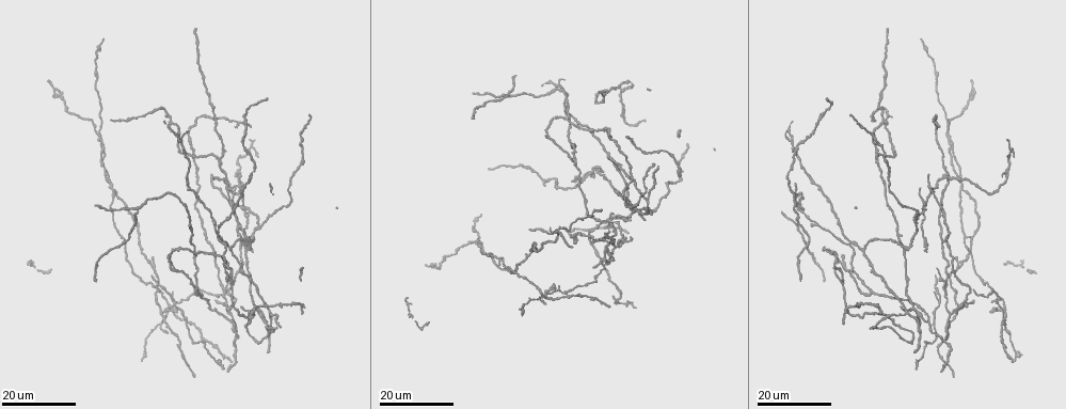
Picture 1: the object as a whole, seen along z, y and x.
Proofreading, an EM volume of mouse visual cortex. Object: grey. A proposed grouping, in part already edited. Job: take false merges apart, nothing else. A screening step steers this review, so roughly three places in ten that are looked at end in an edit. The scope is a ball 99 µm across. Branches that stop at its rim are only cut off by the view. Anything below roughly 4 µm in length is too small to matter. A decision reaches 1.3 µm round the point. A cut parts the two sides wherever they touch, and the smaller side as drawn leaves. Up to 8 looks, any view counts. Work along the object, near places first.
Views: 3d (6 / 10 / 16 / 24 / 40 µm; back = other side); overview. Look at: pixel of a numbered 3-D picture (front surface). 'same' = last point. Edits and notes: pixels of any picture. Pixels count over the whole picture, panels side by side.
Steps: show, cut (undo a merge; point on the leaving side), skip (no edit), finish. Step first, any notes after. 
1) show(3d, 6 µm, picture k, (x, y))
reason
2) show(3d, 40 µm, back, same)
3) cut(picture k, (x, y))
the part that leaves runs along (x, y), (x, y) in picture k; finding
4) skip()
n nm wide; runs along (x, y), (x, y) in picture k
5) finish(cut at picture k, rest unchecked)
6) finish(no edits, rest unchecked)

show(3d, 24 µm, picture 1, (863, 247))
arms part here

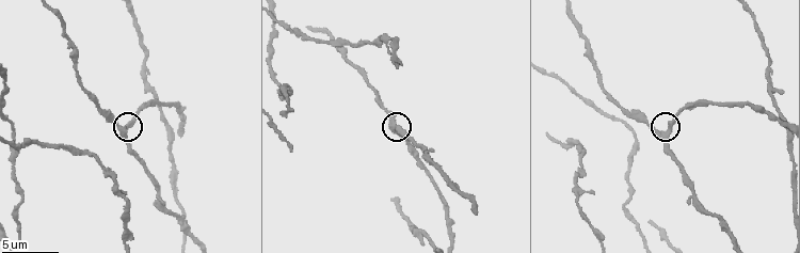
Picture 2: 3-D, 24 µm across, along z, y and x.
show(3d, 10 µm, picture 2, (393, 130))
zoom in

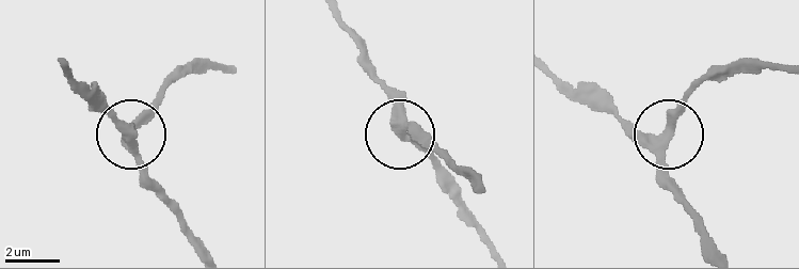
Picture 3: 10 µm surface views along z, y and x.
show(3d, 10 µm, back, picture 3, (398, 130))

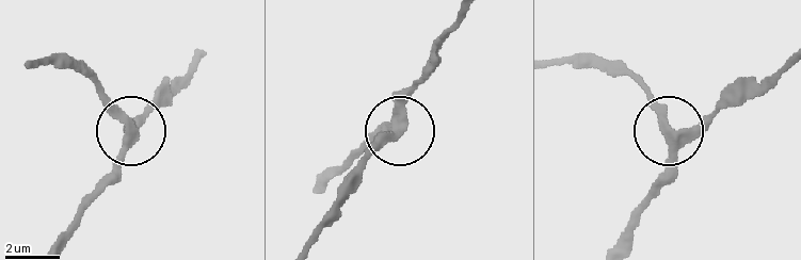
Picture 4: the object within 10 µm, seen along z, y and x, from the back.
skip()
3 arms; runs along (613, 244), (667, 162), (673, 129), (699, 125), (724, 102) in picture 4; continuous, no second neuron

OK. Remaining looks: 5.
show(3d, 16 µm, picture 1, (911, 307))
four arms meet

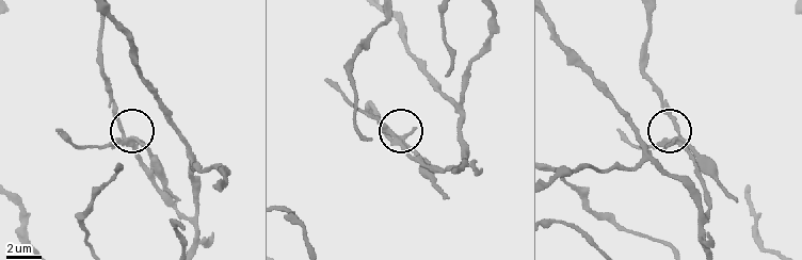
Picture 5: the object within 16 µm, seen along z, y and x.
show(3d, 10 µm, picture 5, (125, 138))

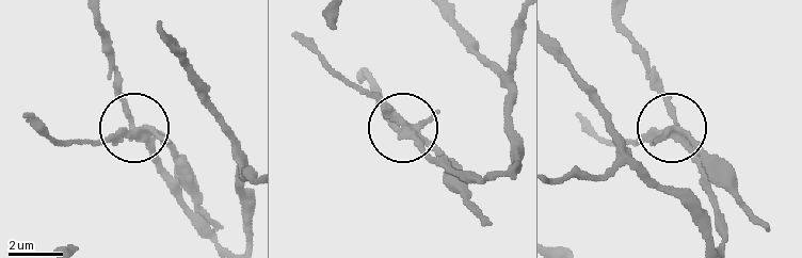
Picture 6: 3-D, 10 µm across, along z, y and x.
cut(picture 6, (174, 145))
the part that leaves runs along (143, 132), (55, 140), (23, 114) in picture 6; a second neuron is stuck on

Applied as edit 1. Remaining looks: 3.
show(3d, 16 µm, picture 1, (225, 289))
branch point

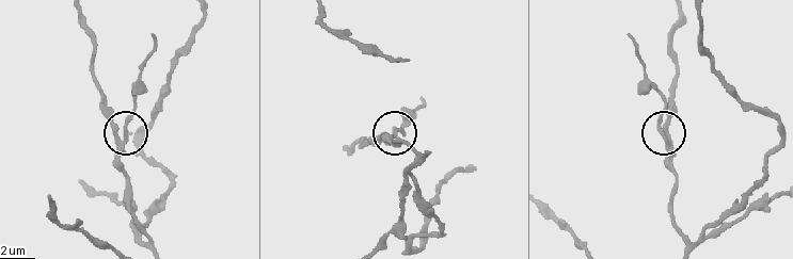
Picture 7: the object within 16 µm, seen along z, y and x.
show(3d, 6 µm, picture 7, (666, 126))

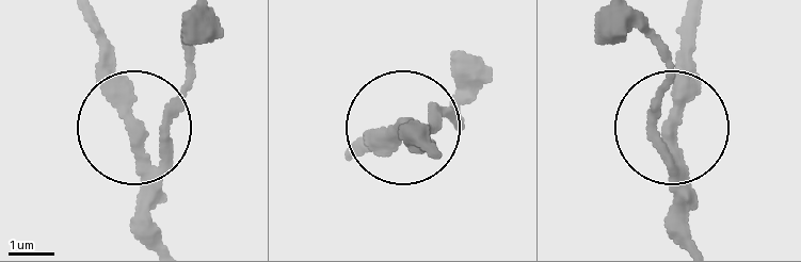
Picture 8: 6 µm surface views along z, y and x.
skip()
3 arms; runs along (688, 233), (661, 108), (673, 65) in picture 8; all the same neuron

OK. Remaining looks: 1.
finish(cut at picture 6, rest unchecked)

